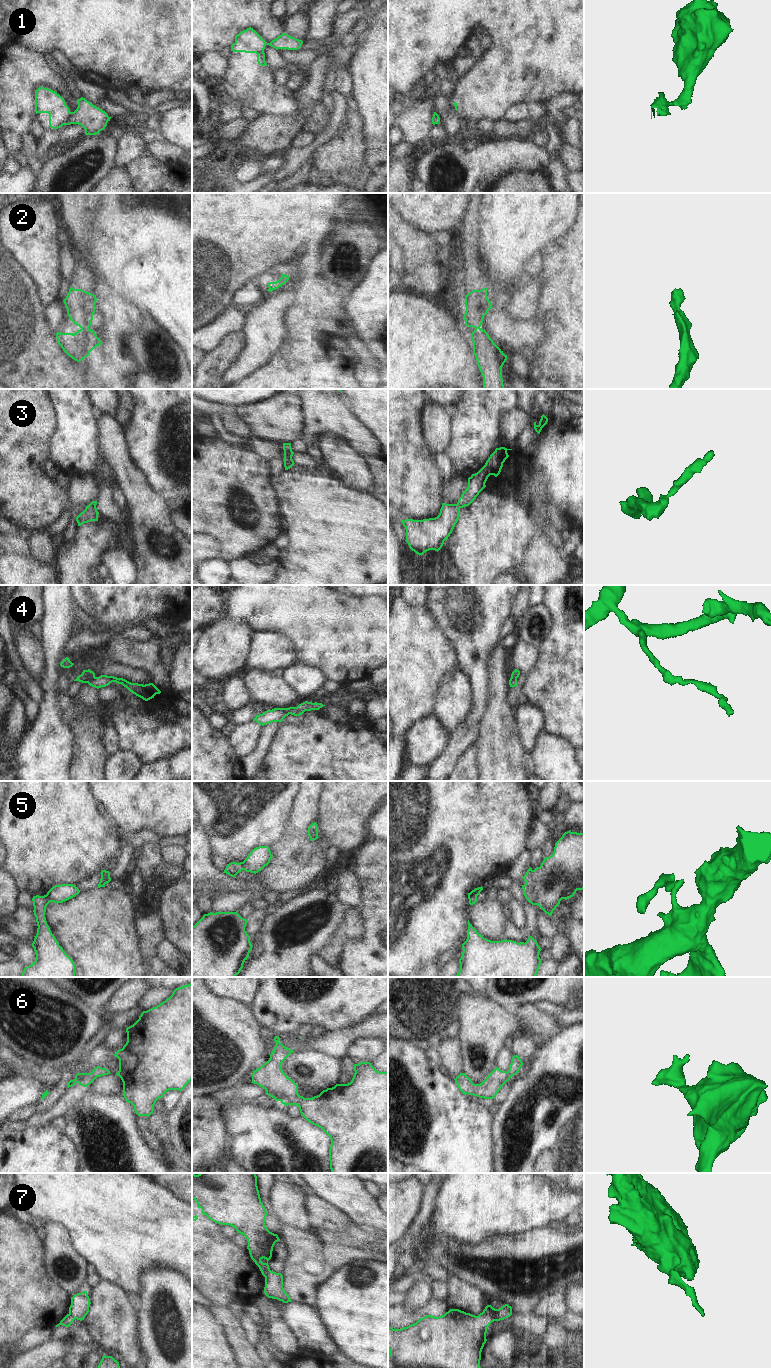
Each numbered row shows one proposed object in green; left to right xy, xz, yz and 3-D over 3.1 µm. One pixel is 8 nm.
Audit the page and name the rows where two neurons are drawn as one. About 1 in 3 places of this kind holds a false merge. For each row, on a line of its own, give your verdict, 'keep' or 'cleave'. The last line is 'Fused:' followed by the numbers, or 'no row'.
1: cleave
2: keep
3: keep
4: cleave
5: cleave
6: keep
7: cleave
Fused: 1, 4, 5, 7

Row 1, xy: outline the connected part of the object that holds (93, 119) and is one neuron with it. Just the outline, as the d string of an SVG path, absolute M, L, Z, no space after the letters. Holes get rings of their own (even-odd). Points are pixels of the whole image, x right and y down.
M85 98L77 100L78 107L74 112L70 112L65 125L78 124L85 129L86 135L99 134L104 130L111 117L99 107L91 104Z

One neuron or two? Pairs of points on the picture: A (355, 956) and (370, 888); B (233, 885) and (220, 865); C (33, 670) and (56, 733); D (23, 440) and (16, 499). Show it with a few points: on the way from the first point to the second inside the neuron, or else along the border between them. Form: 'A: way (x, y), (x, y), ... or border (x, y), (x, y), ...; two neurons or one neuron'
A: way (370, 939), (371, 905); one neuron
B: border (212, 856), (212, 864), (223, 872); two neurons
C: border (44, 662), (39, 685); two neurons
D: way (16, 455), (16, 484); one neuron

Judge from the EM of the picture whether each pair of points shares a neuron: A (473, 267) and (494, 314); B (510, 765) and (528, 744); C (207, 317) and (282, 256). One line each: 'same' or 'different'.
A: different
B: different
C: same

